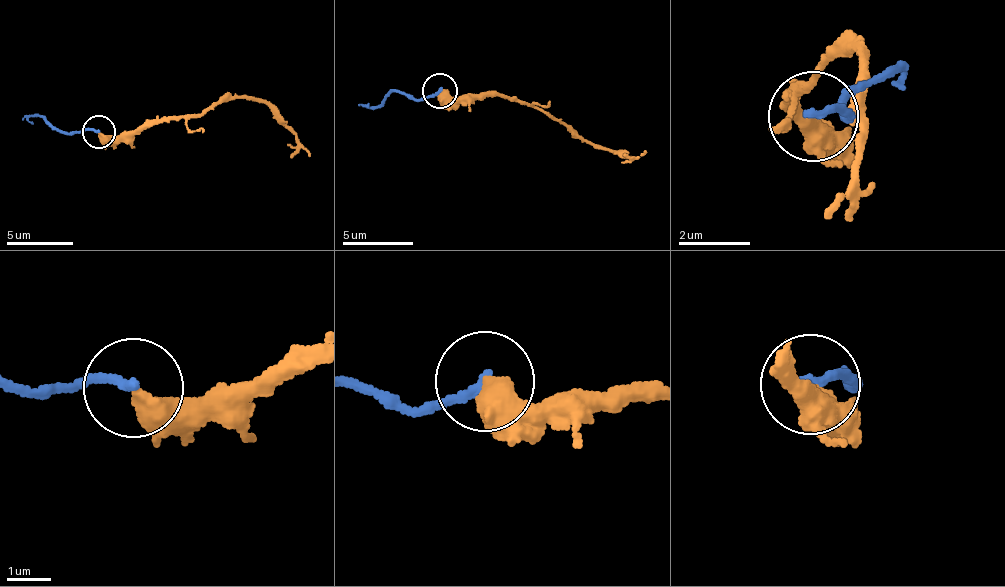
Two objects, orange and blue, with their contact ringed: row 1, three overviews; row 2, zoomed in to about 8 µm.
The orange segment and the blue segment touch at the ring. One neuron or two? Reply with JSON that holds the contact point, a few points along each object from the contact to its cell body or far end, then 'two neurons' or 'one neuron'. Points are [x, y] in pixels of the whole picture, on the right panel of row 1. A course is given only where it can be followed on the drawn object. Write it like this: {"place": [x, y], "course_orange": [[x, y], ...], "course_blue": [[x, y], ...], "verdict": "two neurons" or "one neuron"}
{"place": [813, 116], "course_orange": [[814, 119], [811, 133], [792, 109], [791, 96], [835, 50], [855, 54], [863, 131], [827, 216]], "course_blue": [[814, 119], [850, 114], [845, 102], [899, 73], [901, 79]], "verdict": "two neurons"}

